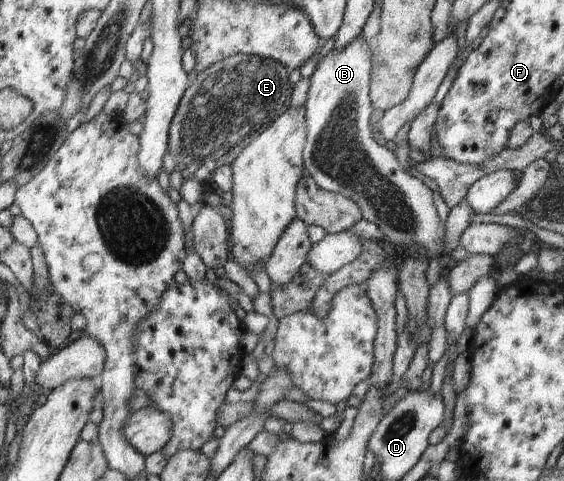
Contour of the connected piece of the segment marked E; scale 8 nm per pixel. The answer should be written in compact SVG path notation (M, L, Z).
M237 54L217 62L198 74L184 93L171 127L167 149L176 157L183 180L193 178L202 167L204 159L216 157L240 145L246 137L262 133L291 105L295 85L290 79L290 69L278 61L259 56Z

